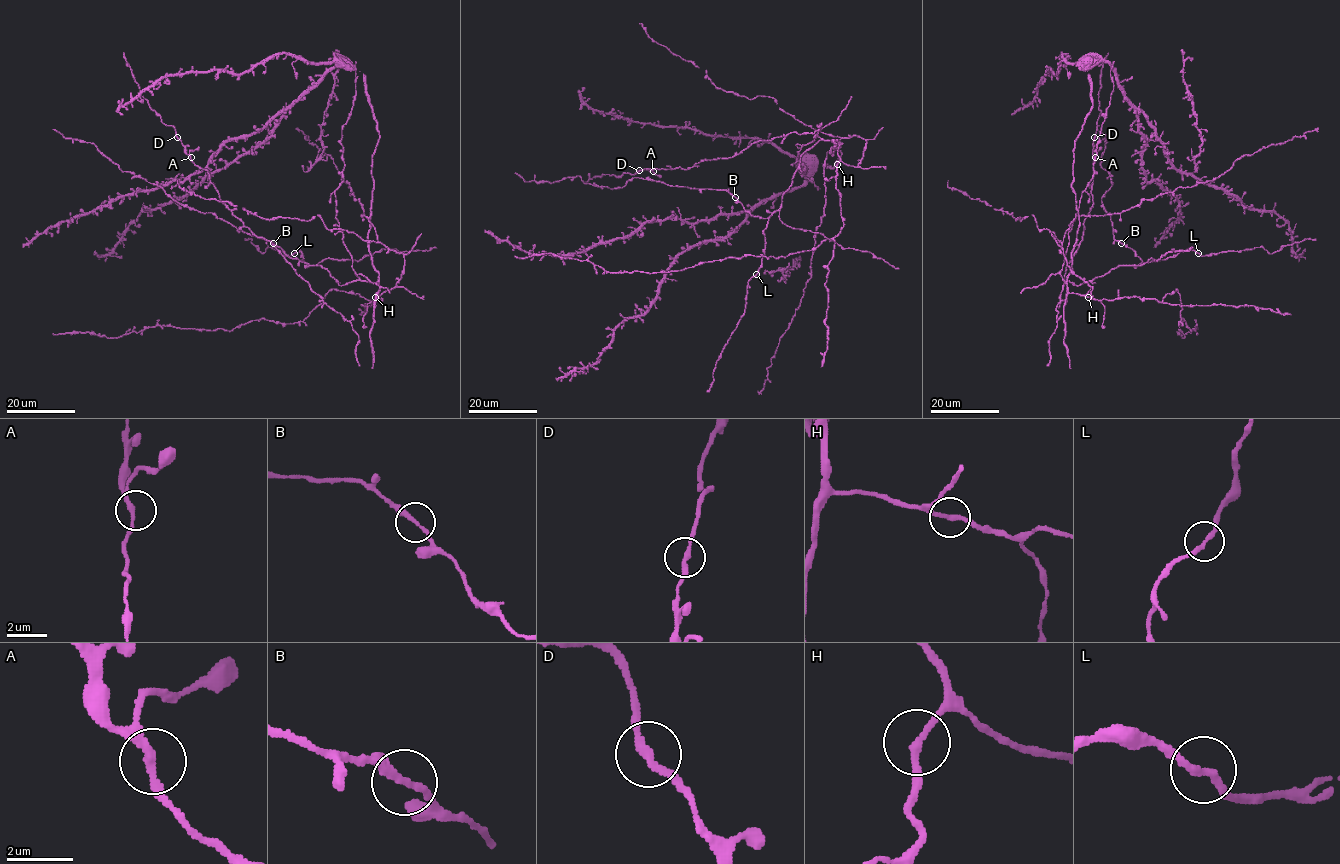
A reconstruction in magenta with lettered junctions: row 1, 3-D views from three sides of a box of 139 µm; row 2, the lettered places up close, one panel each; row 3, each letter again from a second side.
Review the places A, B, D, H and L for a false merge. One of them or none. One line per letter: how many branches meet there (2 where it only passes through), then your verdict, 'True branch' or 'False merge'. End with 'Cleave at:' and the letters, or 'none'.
A: Branches: 2. True branch
B: Branches: 2. True branch
D: Branches: 2. True branch
H: Branches: 2. True branch
L: Branches: 2. True branch
Cleave at: none

